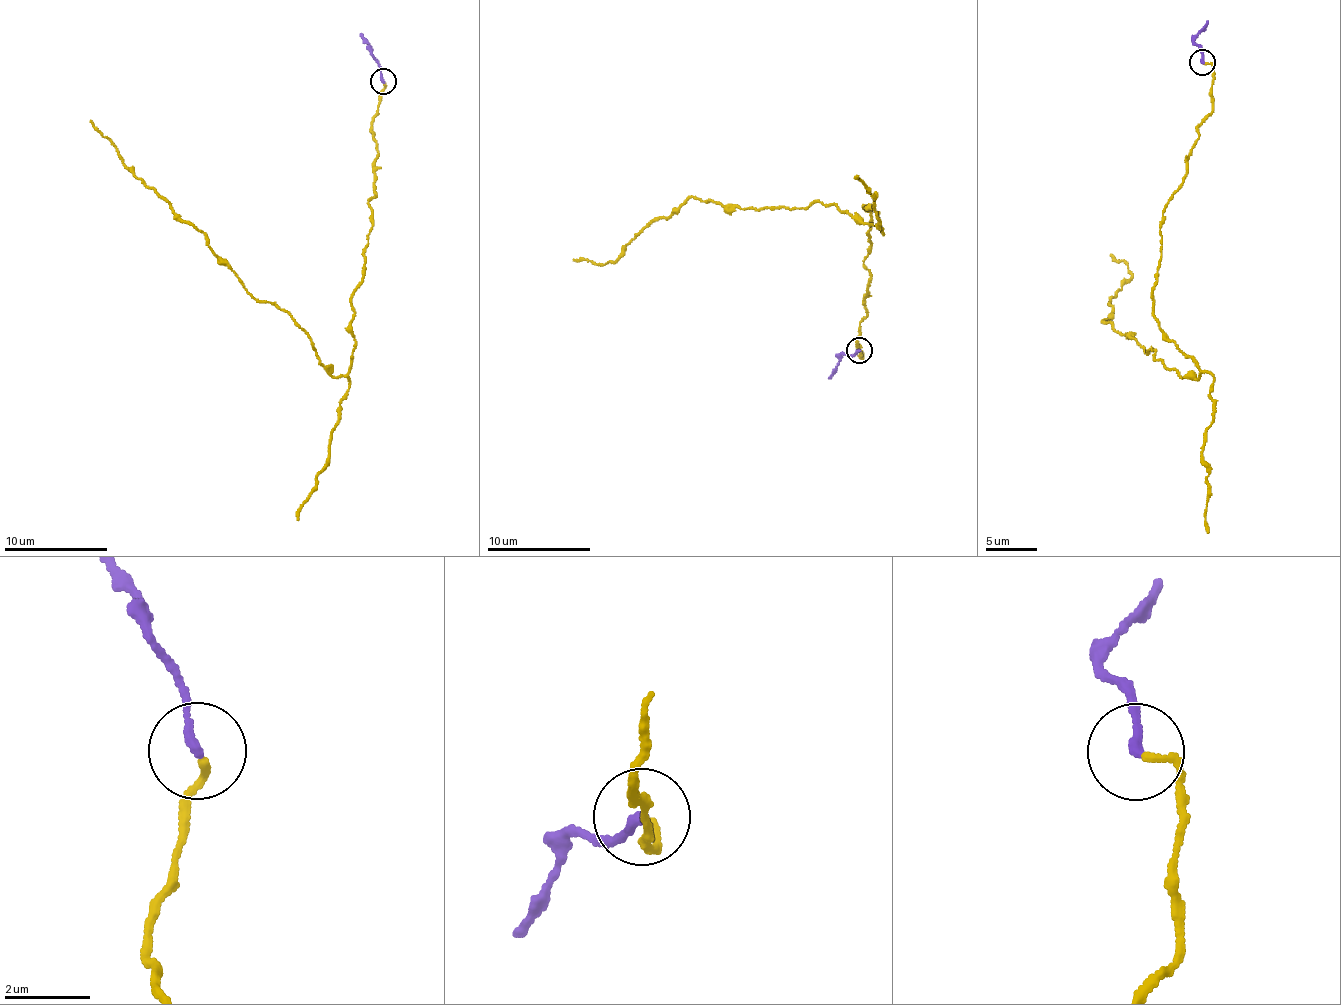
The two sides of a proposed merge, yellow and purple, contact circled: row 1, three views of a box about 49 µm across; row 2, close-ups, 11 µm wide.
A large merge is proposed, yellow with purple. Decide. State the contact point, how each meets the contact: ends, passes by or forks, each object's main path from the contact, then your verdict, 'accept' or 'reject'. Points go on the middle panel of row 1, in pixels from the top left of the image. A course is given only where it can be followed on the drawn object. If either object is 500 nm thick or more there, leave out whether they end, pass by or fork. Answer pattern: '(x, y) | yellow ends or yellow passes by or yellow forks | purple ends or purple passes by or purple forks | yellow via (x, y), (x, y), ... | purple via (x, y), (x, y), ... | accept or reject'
(859, 350) | yellow ends | purple ends | yellow via (860, 351), (864, 204), (880, 223), (819, 202), (754, 211), (693, 197), (615, 262), (574, 258) | purple via (860, 349), (841, 358), (828, 378) | accept

